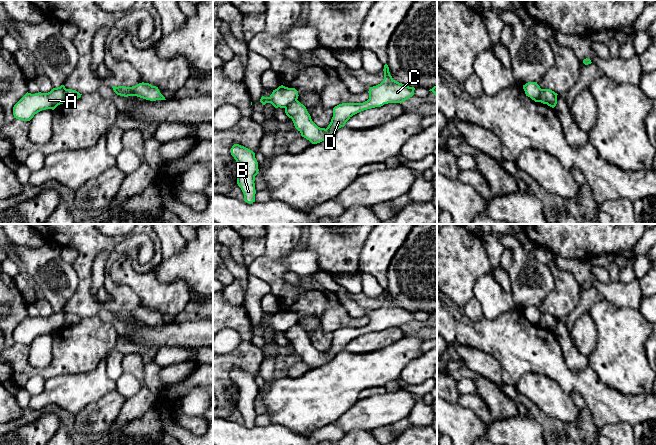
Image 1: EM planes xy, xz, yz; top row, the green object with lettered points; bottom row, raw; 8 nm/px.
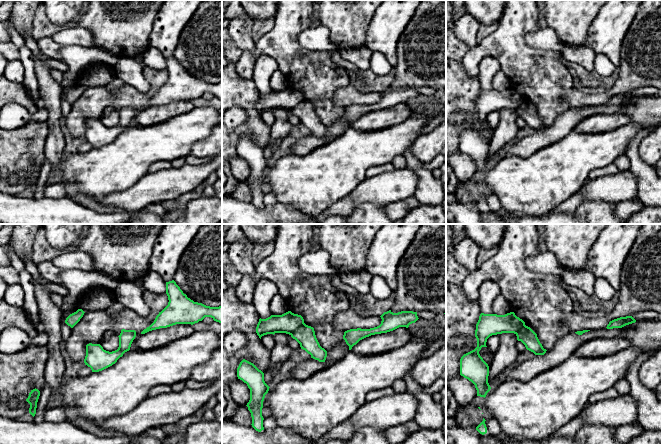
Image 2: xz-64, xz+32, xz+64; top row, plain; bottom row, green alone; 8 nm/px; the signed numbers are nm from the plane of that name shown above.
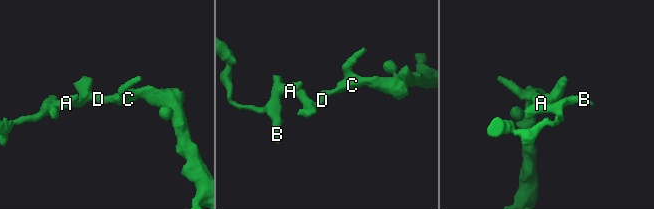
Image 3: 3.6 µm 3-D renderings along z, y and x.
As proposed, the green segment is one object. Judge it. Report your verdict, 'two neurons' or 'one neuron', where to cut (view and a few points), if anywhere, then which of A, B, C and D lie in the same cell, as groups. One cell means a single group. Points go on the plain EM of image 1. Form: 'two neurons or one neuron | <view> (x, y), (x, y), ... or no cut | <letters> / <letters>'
two neurons | xy (67, 313), (64, 319), (64, 326) | A B / C D

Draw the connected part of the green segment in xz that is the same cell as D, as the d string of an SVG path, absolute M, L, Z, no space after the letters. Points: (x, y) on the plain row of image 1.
M387 288L384 289L383 295L383 305L370 311L367 325L363 327L342 327L333 332L333 341L326 353L318 351L312 345L306 331L298 324L287 330L285 337L292 343L295 352L301 357L302 361L312 368L320 367L331 361L339 352L344 351L353 339L388 327L401 328L414 319L414 311L406 310L392 302Z

